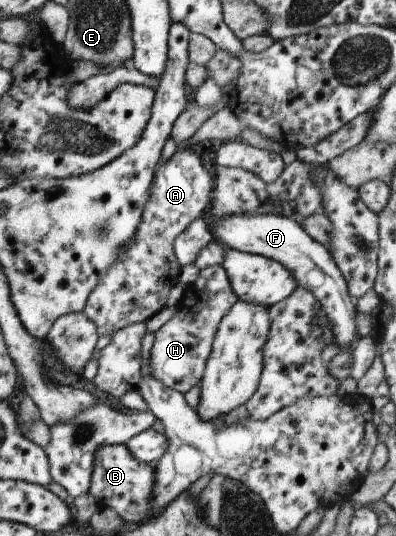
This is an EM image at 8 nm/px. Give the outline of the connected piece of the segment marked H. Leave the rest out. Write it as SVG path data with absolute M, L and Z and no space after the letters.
M213 265L200 269L197 276L186 285L184 292L186 299L178 306L173 307L176 310L173 316L152 334L153 340L148 356L148 373L150 376L157 379L167 388L179 391L182 395L191 386L198 384L200 381L219 321L237 300L229 286L226 272L221 265Z

